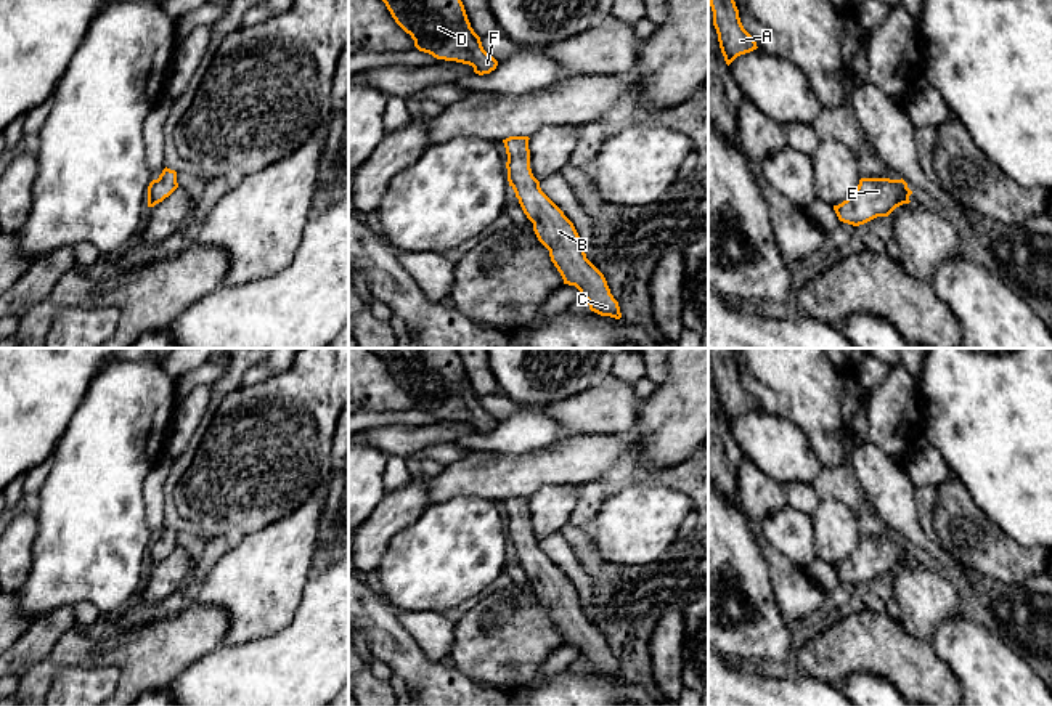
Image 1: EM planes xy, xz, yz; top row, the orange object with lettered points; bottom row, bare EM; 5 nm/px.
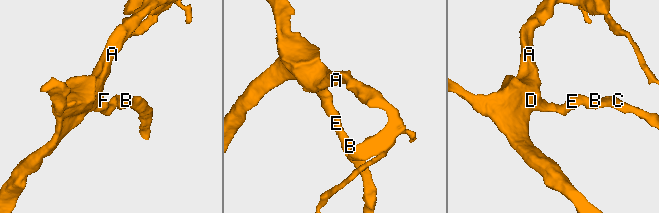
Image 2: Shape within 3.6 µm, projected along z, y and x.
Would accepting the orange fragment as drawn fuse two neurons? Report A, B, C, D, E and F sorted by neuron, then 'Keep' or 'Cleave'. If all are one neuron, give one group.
Groups: A B C D E F. Keep

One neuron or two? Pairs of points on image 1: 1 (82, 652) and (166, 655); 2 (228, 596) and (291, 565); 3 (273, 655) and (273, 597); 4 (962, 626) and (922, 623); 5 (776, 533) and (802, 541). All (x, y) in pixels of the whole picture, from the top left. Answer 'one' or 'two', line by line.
1: one
2: one
3: two
4: two
5: one

